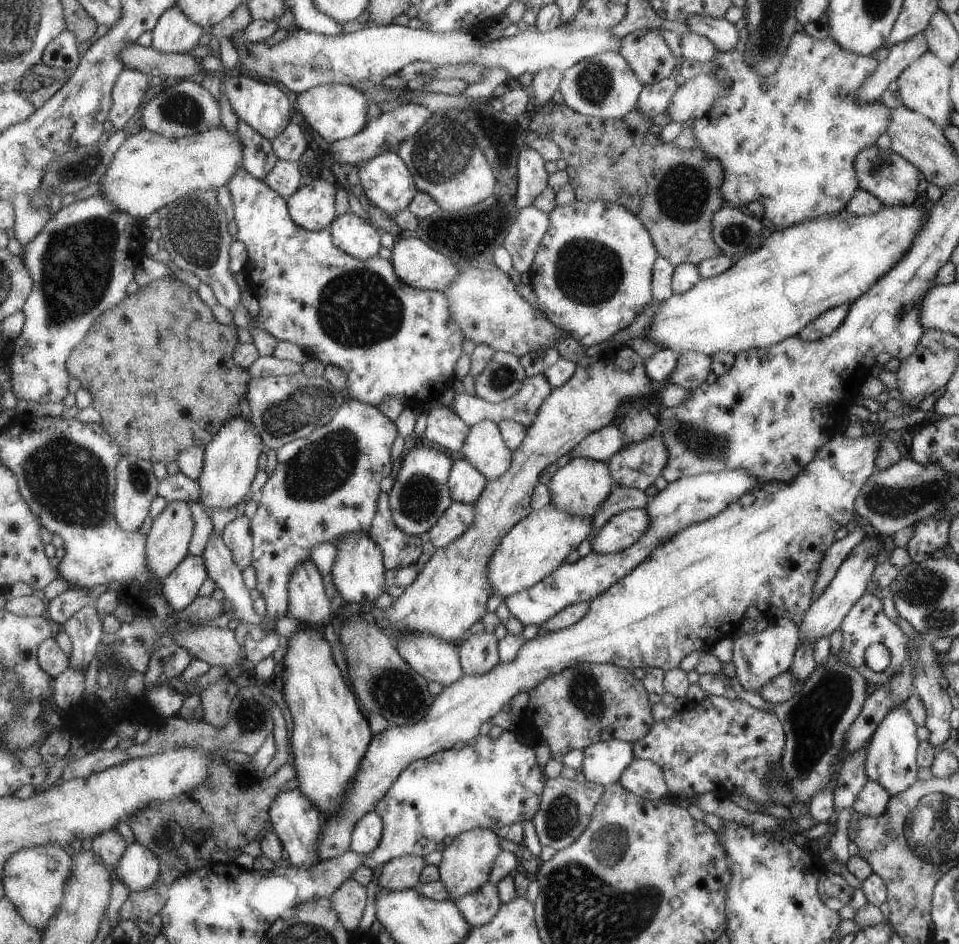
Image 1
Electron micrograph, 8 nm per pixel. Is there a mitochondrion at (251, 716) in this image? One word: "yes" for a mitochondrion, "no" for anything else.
yes

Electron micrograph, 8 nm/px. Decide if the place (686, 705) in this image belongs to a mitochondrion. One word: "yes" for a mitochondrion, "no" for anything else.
no

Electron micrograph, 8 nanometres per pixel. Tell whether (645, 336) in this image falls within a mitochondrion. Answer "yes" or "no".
no

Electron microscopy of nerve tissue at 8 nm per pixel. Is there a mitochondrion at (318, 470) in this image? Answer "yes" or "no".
yes

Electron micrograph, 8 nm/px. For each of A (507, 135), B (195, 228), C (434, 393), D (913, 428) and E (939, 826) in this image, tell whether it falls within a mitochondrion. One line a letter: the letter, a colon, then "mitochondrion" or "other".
A: other
B: mitochondrion
C: other
D: other
E: mitochondrion

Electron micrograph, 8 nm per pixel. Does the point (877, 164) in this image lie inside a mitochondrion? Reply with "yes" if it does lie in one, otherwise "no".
yes

